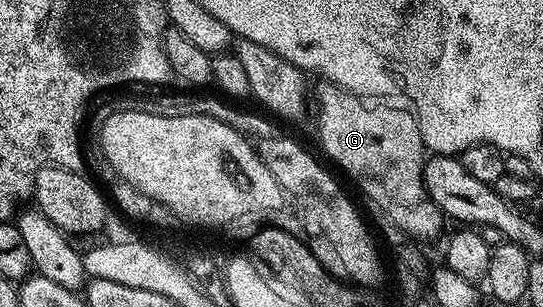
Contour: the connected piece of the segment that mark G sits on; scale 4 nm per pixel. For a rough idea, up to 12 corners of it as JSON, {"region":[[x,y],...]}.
{"region":[[333,85],[327,157],[413,240],[444,214],[426,191],[413,114]]}

